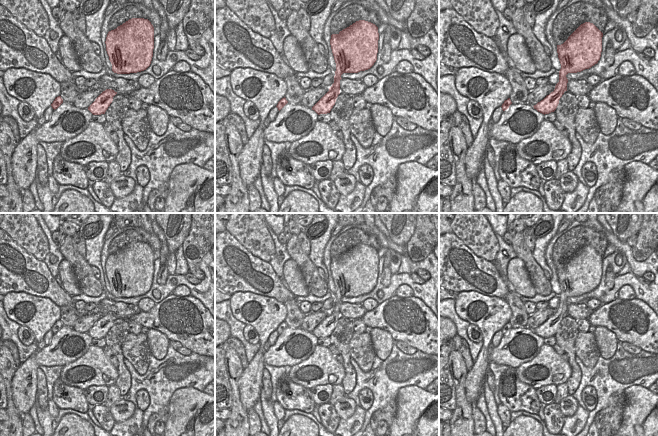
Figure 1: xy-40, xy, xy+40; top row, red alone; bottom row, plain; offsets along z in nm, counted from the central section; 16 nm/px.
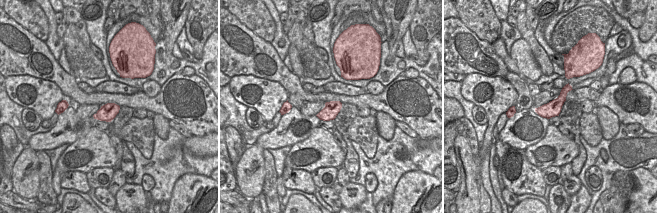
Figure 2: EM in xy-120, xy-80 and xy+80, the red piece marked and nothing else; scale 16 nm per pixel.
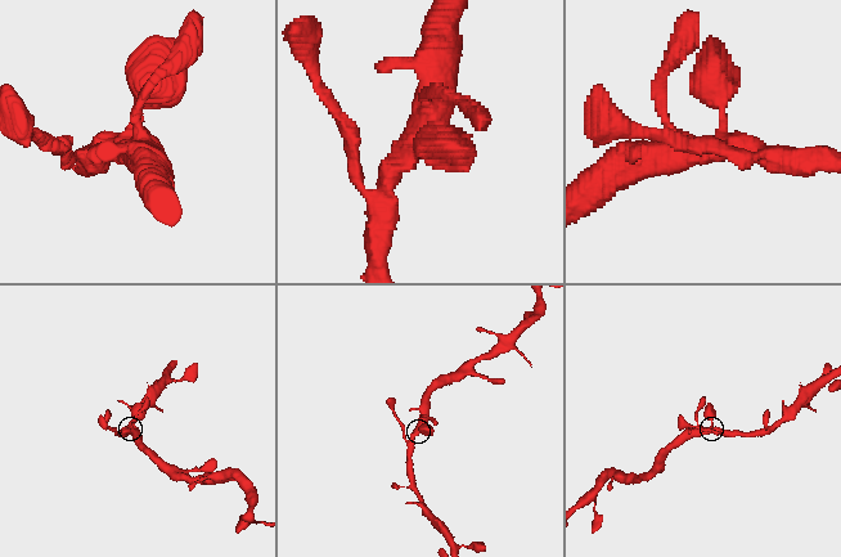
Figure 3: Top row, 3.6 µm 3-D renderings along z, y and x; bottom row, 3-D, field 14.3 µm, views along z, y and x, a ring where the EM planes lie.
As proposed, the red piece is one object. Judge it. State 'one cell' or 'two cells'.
one cell

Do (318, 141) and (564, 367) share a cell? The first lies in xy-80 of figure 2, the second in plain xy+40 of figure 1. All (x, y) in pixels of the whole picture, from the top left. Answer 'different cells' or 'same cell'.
same cell

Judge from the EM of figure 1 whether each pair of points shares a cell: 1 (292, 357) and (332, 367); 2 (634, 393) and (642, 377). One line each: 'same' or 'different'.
1: different
2: different

